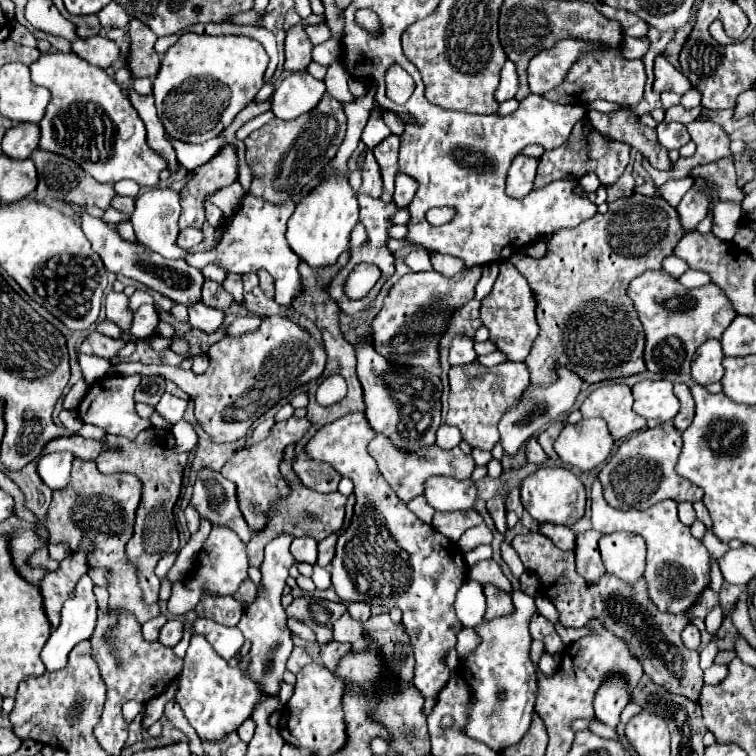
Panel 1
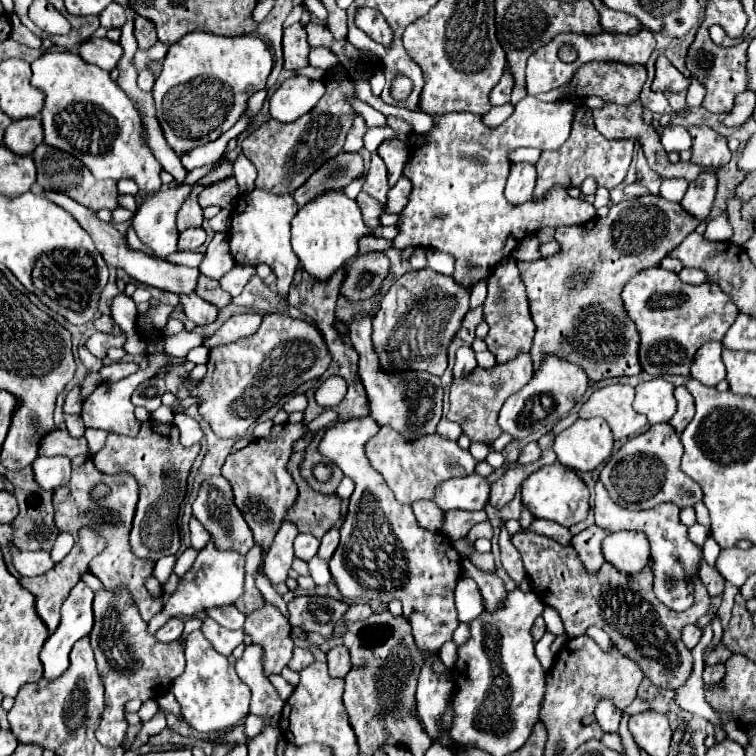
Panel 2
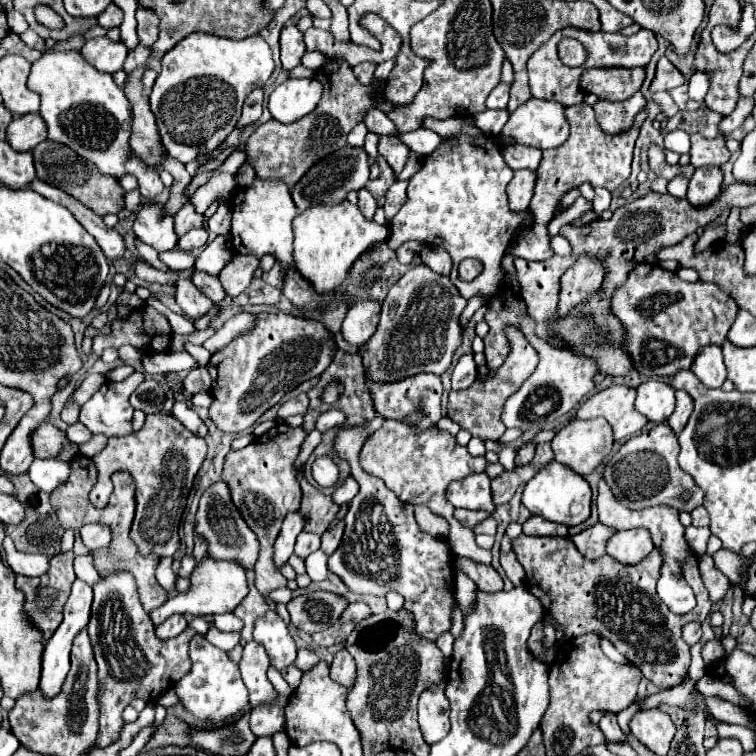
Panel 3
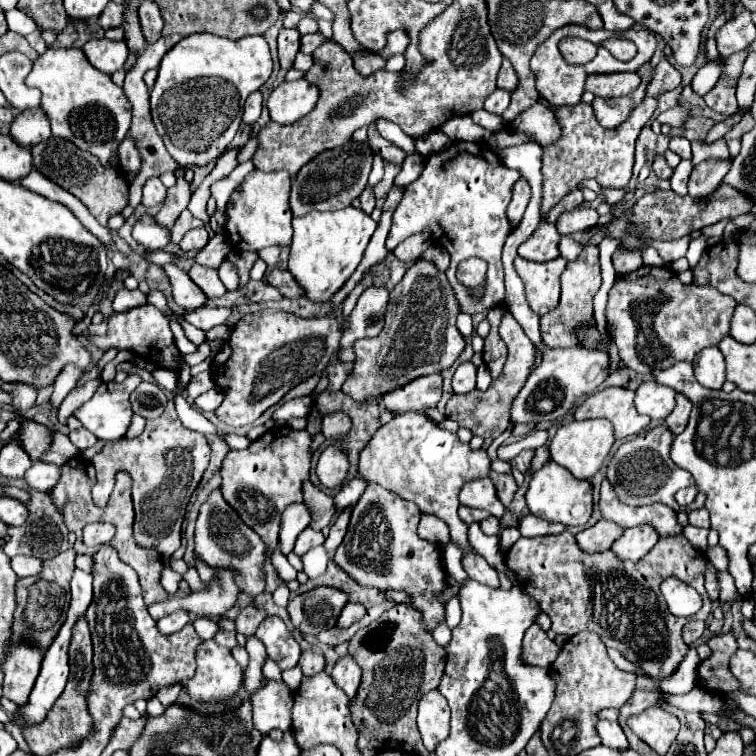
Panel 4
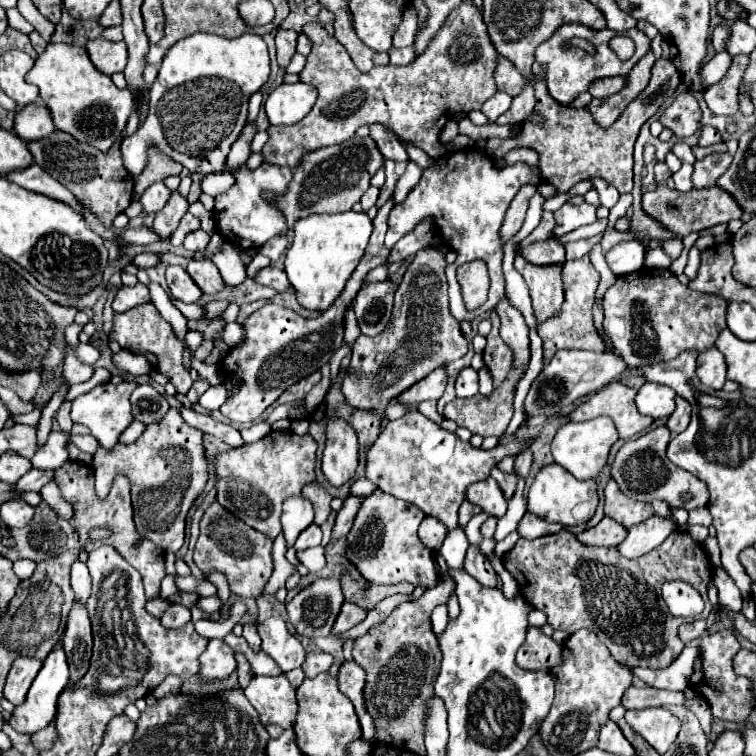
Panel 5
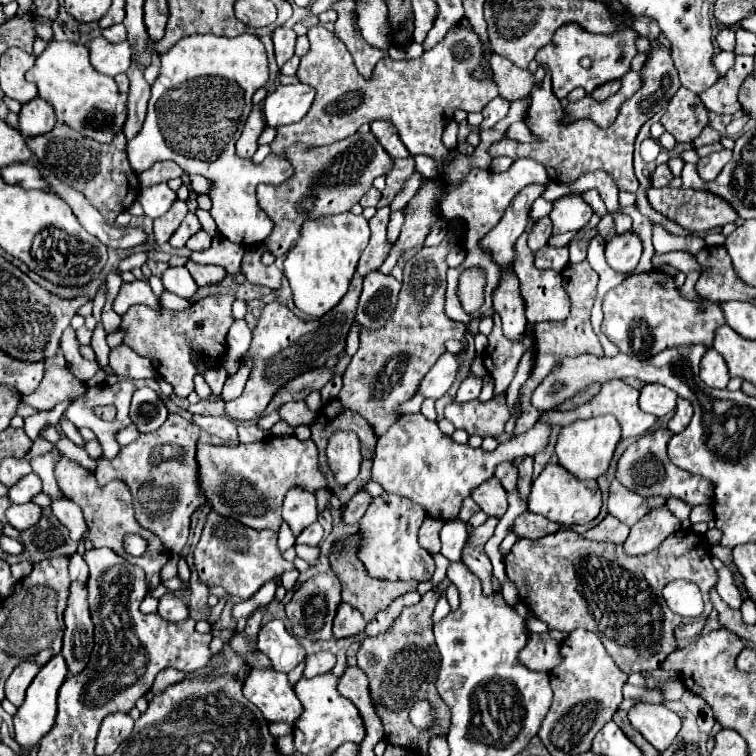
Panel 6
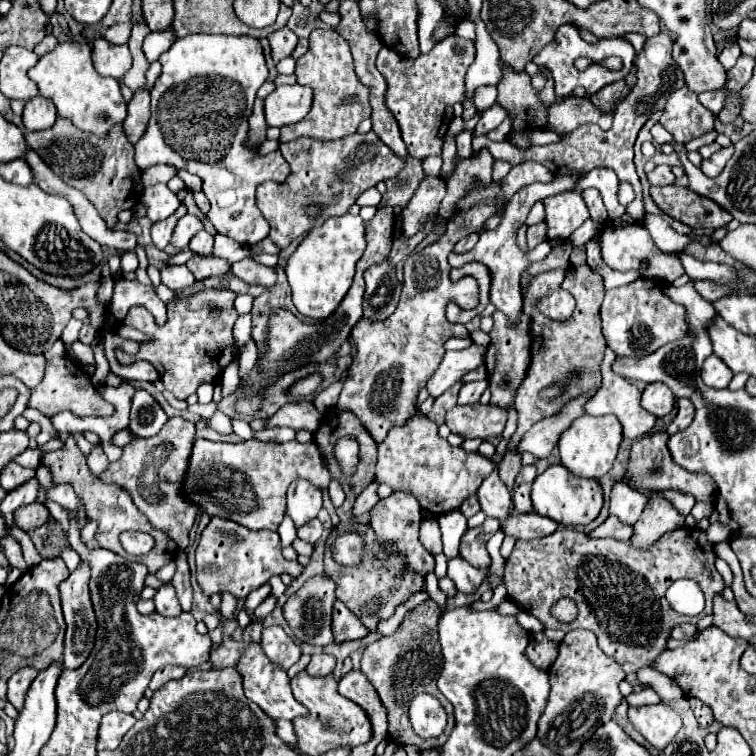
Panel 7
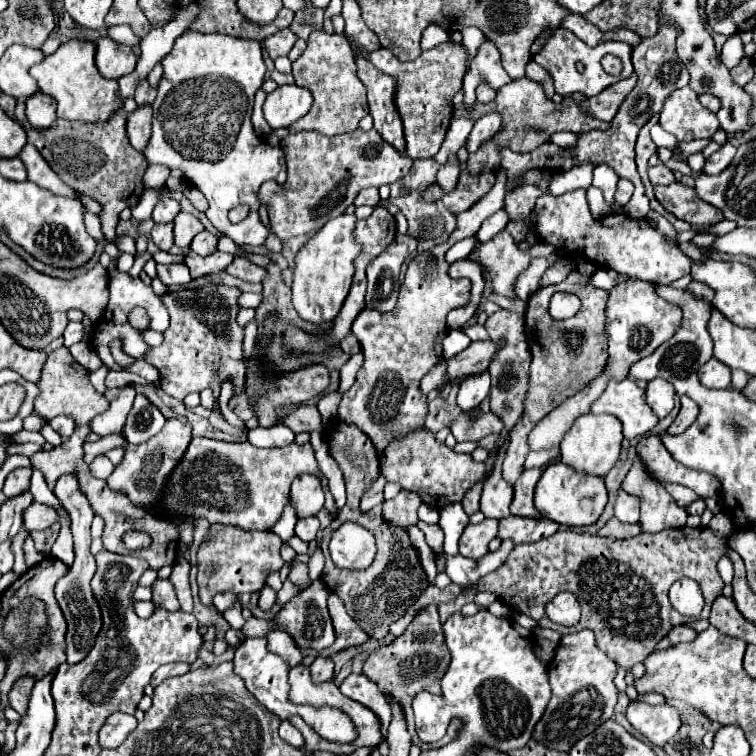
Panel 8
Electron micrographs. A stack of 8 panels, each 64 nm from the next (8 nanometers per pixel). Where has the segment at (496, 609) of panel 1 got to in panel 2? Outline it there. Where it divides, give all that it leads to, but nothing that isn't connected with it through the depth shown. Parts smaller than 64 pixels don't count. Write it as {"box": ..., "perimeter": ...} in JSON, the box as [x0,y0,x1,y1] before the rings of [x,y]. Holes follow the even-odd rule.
{"box":[460,560,506,612],"perimeter":[[[460,560],[460,566],[464,568],[464,576],[470,576],[476,580],[480,594],[484,598],[484,606],[492,612],[500,600],[504,600],[506,596],[506,588],[504,582],[494,574],[494,572],[480,572],[470,560]]]}

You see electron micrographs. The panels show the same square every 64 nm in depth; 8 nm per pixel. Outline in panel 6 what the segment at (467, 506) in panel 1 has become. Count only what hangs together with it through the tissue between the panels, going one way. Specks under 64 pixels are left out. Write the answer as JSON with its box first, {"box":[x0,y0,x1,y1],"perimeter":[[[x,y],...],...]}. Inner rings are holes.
{"box":[472,476,508,518],"perimeter":[[[496,476],[488,478],[486,482],[482,482],[474,492],[472,498],[476,500],[476,504],[488,514],[488,516],[496,516],[502,518],[508,502],[506,502],[506,490],[502,488],[500,480],[496,480]]]}

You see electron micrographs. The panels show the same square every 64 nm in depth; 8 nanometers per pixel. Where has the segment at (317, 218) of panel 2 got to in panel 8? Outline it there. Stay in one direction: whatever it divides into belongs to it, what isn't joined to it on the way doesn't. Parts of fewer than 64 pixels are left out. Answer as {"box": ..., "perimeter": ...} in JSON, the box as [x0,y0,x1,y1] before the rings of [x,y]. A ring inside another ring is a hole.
{"box":[292,214,360,326],"perimeter":[[[344,214],[324,224],[324,228],[310,238],[310,242],[298,252],[296,266],[294,266],[294,282],[292,282],[292,300],[298,316],[306,322],[312,322],[316,326],[332,322],[352,284],[354,276],[354,264],[352,260],[358,256],[360,246],[354,242],[352,230],[356,224],[356,216]]]}

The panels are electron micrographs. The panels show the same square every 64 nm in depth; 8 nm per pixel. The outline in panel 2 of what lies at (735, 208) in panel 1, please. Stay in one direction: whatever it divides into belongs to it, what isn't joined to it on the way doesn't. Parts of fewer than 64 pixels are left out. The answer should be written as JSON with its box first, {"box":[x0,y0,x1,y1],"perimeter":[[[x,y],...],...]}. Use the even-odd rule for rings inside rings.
{"box":[704,216,732,242],"perimeter":[[[726,216],[712,218],[712,220],[708,222],[706,232],[704,232],[704,238],[706,238],[706,240],[712,240],[712,242],[718,242],[720,238],[730,240],[730,236],[732,236],[732,226],[728,224],[728,218],[726,218]]]}

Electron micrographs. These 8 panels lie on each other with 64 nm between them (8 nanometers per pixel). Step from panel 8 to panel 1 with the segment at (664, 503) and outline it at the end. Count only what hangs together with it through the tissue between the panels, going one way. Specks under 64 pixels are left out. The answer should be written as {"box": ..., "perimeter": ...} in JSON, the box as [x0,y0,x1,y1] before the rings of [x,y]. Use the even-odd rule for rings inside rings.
{"box":[600,532,646,584],"perimeter":[[[614,532],[600,538],[600,554],[610,574],[634,584],[644,574],[646,544],[632,532]]]}

